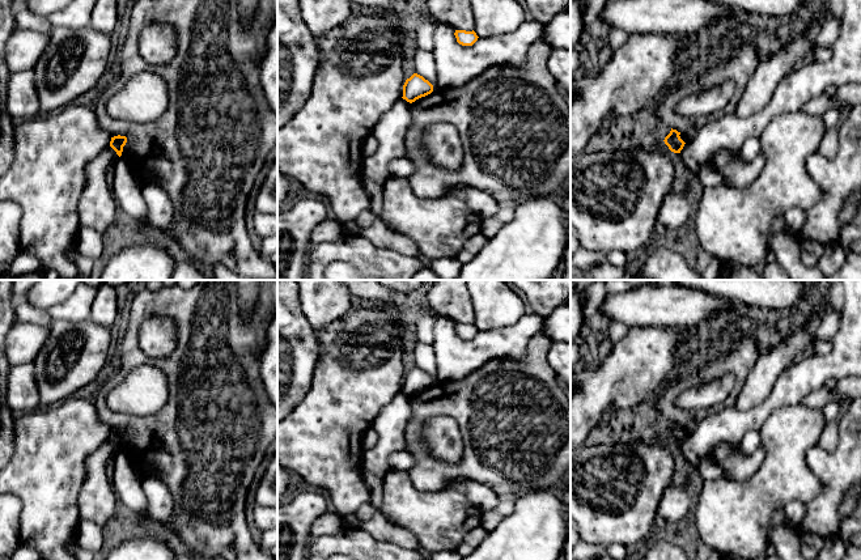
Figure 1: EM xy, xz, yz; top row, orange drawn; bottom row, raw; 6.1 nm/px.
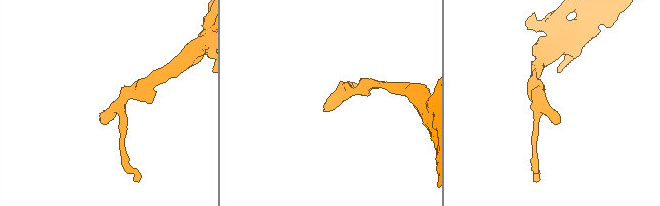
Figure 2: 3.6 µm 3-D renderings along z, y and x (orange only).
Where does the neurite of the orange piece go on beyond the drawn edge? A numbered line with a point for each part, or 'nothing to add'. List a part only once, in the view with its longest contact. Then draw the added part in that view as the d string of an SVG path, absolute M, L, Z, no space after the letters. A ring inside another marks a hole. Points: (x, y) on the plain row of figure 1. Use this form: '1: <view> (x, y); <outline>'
nothing to add

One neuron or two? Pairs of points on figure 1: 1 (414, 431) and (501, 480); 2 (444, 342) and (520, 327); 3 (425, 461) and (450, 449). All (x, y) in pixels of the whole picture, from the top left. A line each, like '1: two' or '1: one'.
1: one
2: one
3: two

